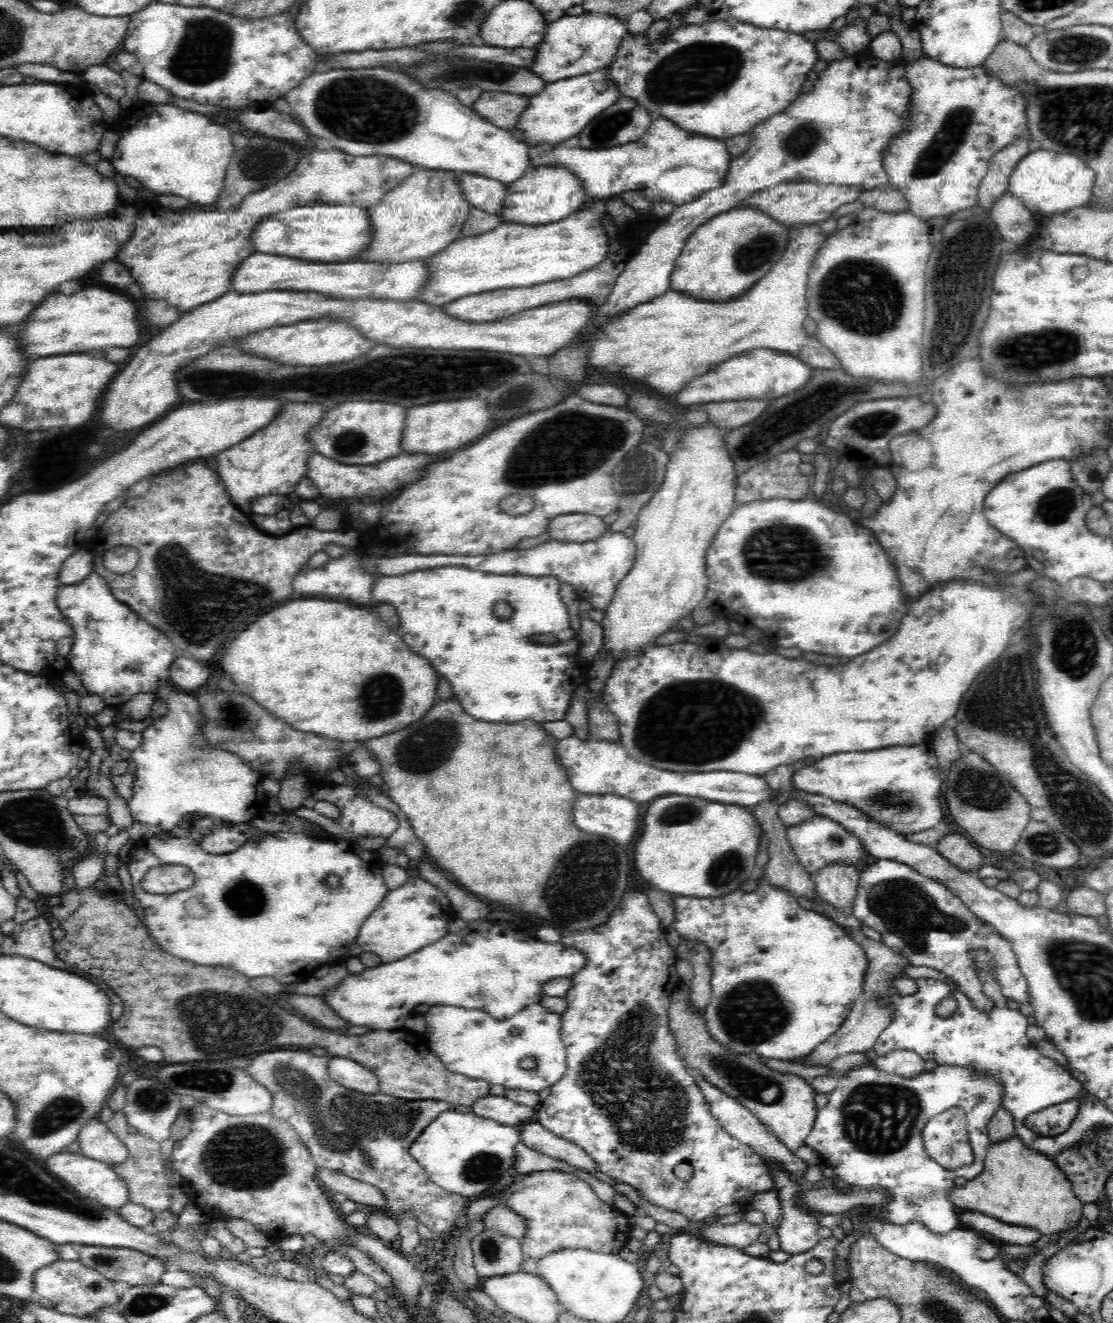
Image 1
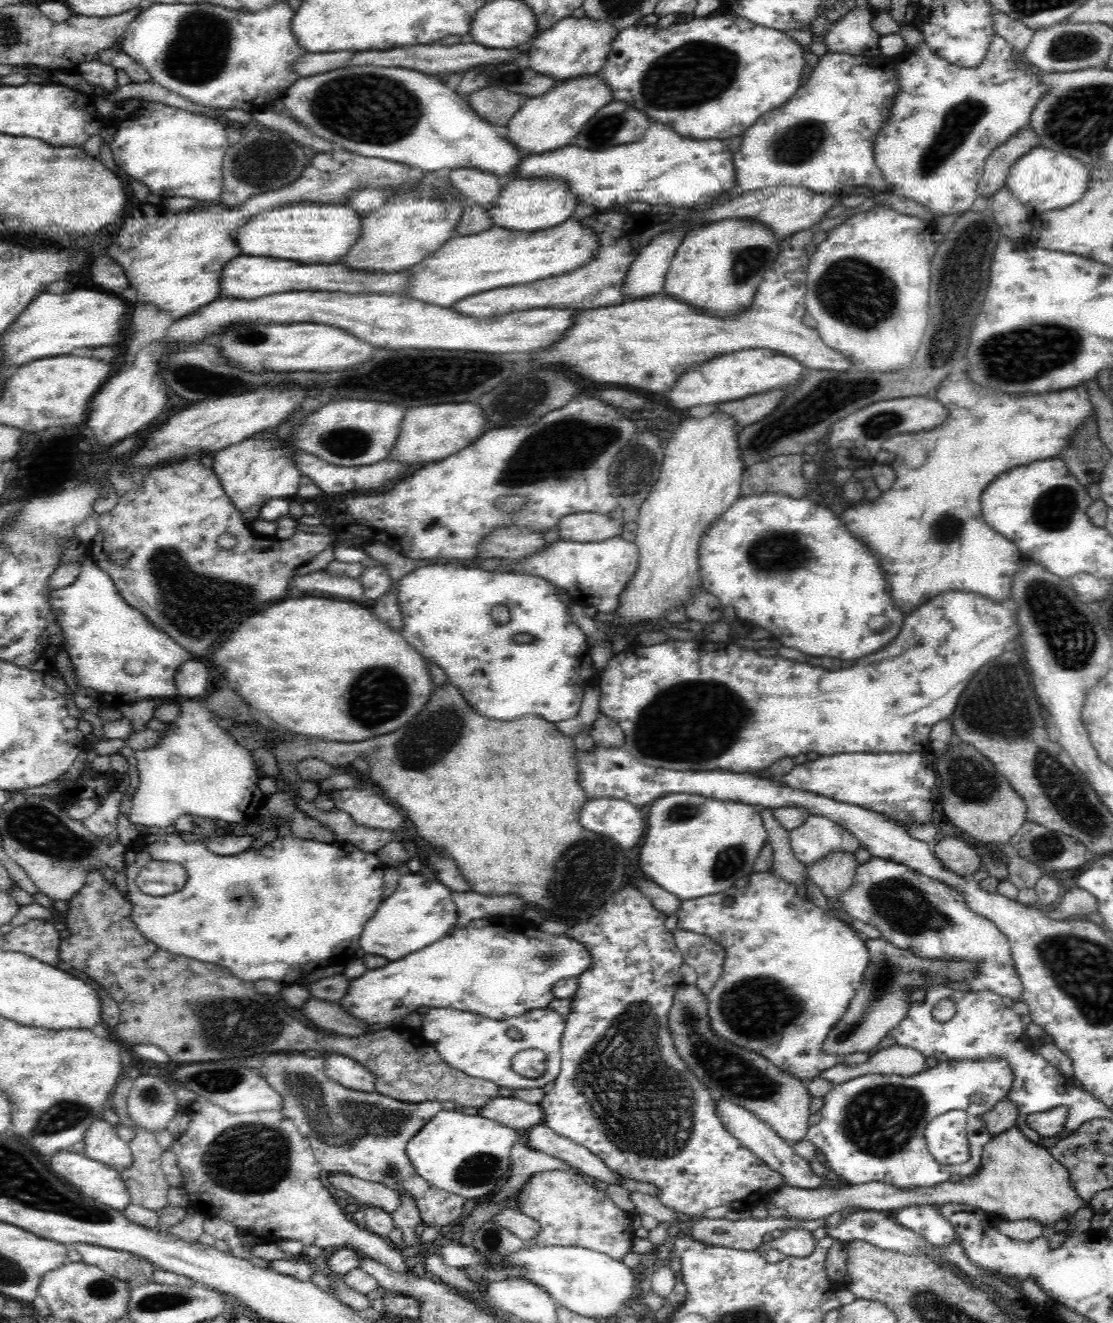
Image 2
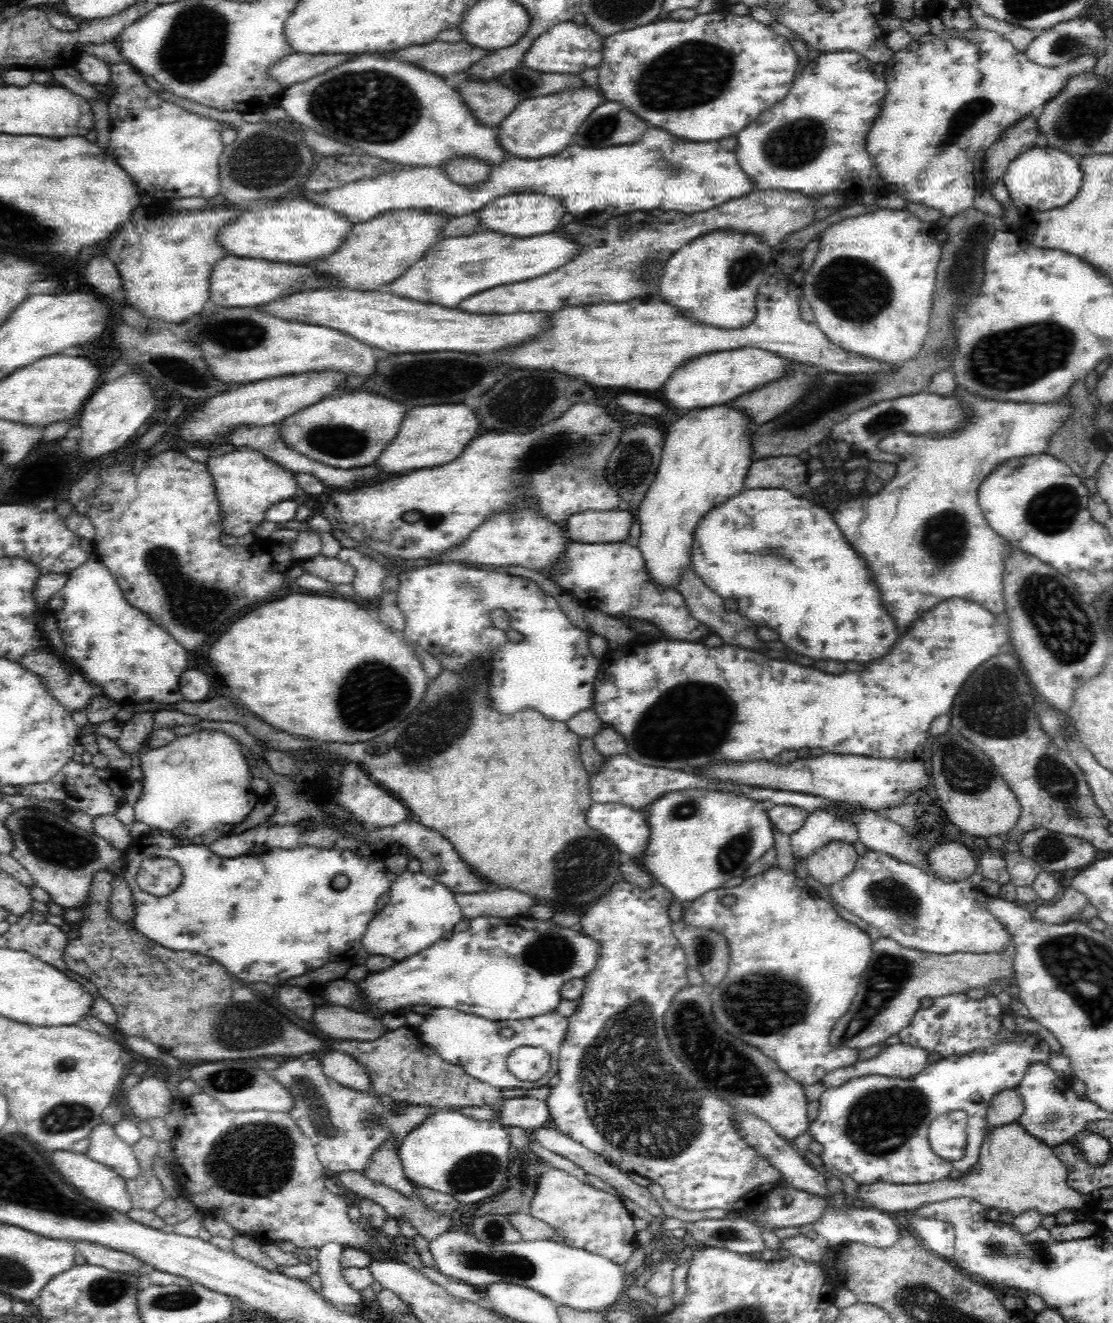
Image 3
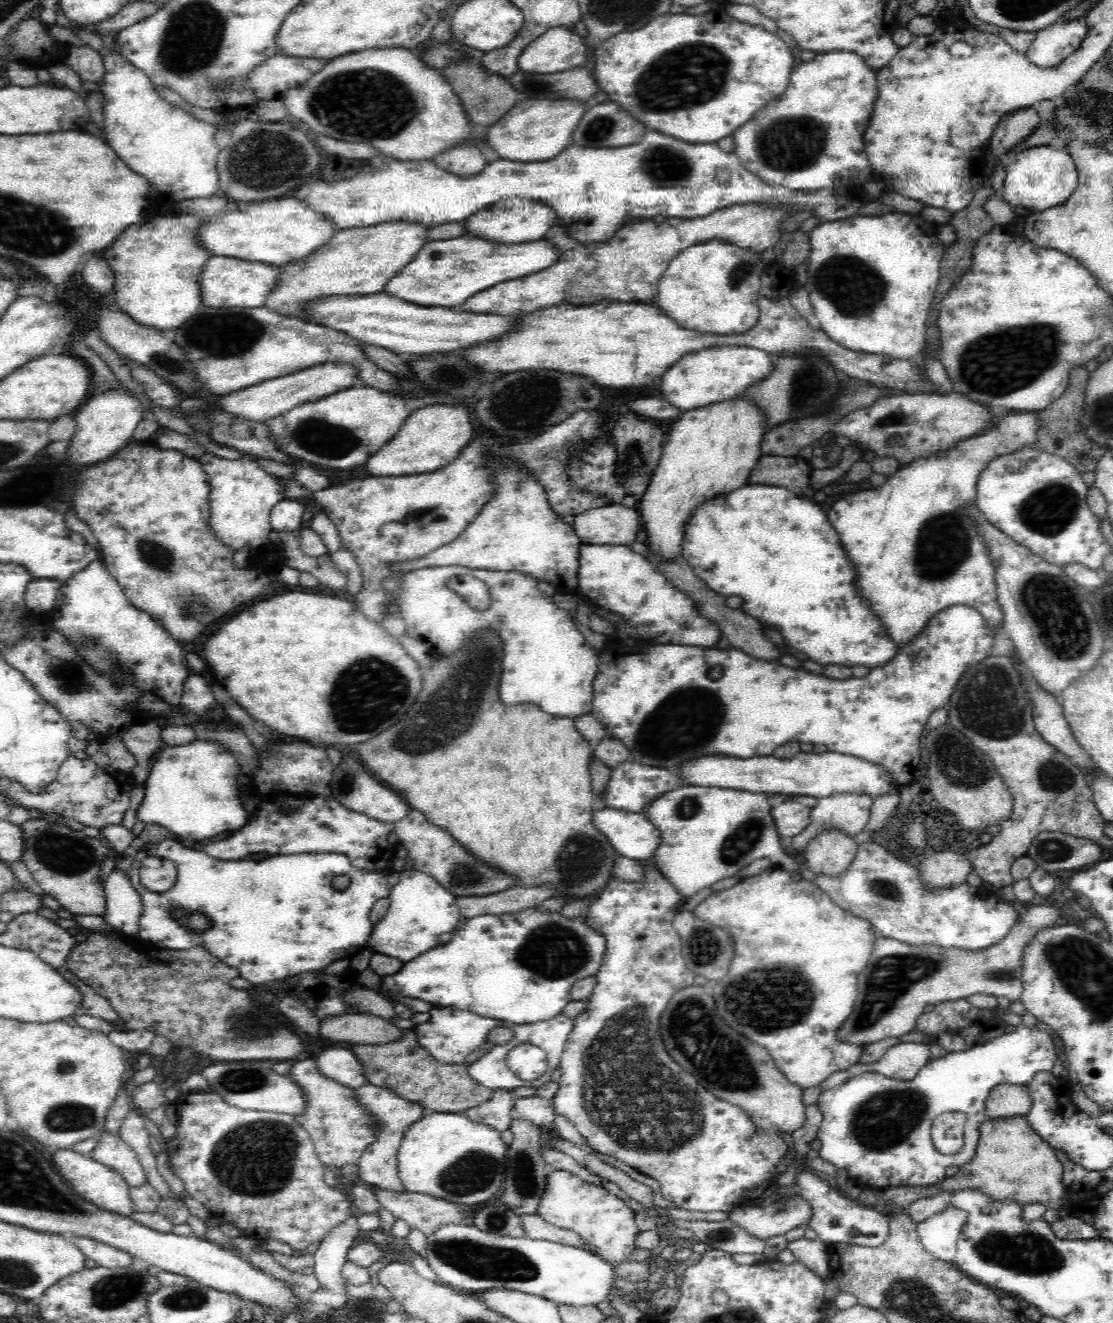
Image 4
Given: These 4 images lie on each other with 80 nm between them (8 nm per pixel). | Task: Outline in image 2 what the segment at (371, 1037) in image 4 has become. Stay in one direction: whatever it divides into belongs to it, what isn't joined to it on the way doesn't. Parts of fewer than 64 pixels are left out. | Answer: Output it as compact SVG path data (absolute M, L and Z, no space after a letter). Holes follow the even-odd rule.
M310 996L298 1009L310 1022L314 1022L320 1029L324 1028L327 1032L344 1036L368 1034L368 1023L349 1016L335 1002L325 1002Z

